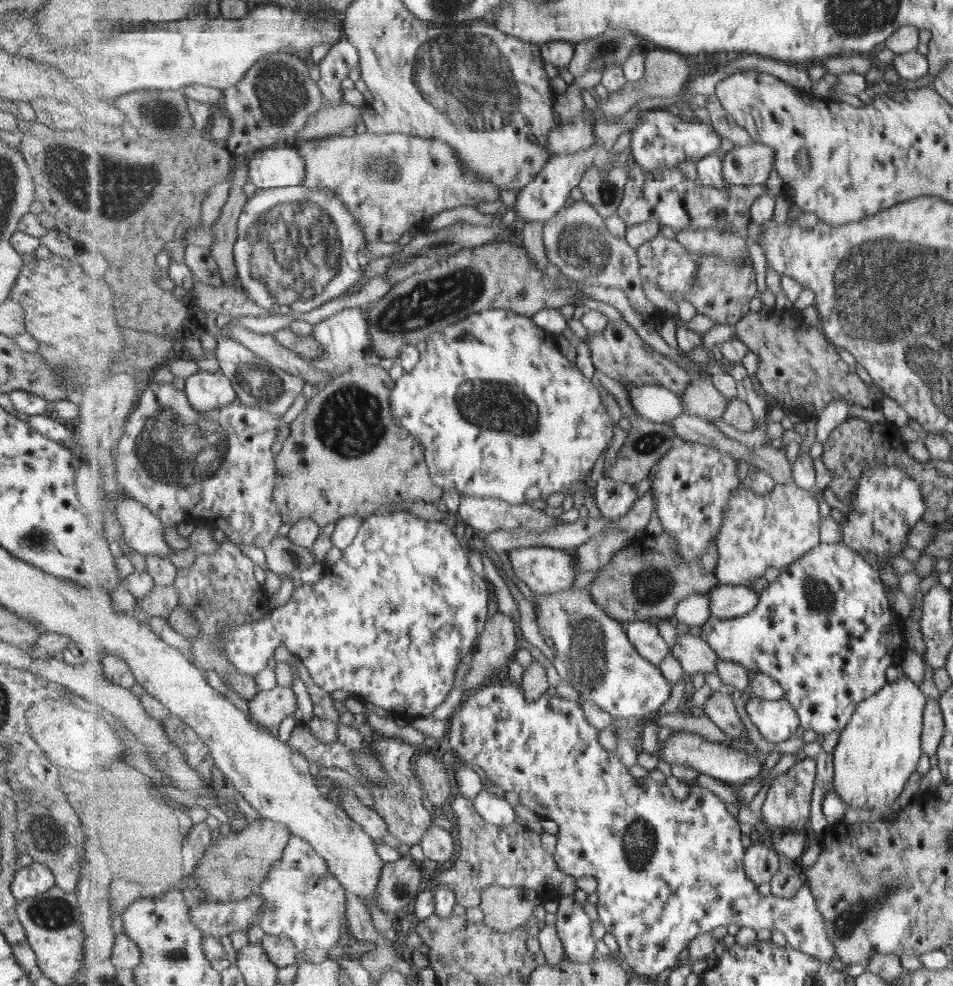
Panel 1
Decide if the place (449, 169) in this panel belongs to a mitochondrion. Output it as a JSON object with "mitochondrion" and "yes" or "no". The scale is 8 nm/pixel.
{"mitochondrion":"no"}

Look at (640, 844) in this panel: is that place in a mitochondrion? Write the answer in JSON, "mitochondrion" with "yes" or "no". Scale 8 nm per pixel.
{"mitochondrion":"yes"}

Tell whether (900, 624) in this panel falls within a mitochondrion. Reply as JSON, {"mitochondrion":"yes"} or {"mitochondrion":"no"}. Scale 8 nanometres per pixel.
{"mitochondrion":"no"}

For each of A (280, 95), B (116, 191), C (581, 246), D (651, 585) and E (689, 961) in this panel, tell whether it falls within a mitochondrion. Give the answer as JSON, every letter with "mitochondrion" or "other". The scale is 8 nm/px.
{"A":"mitochondrion","B":"mitochondrion","C":"mitochondrion","D":"mitochondrion","E":"other"}

